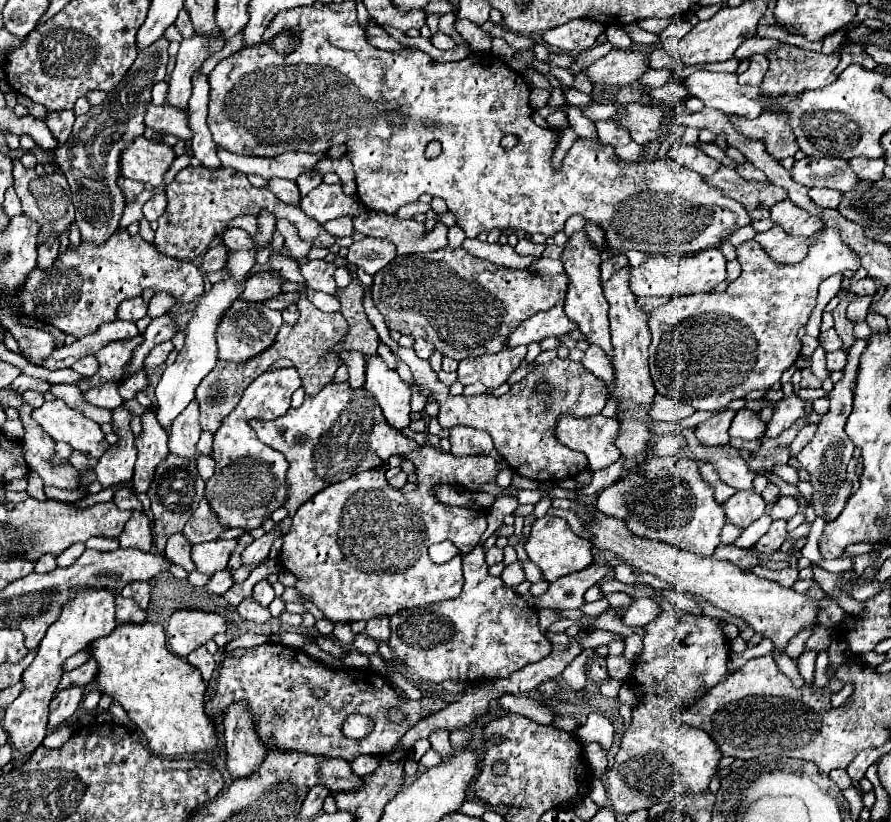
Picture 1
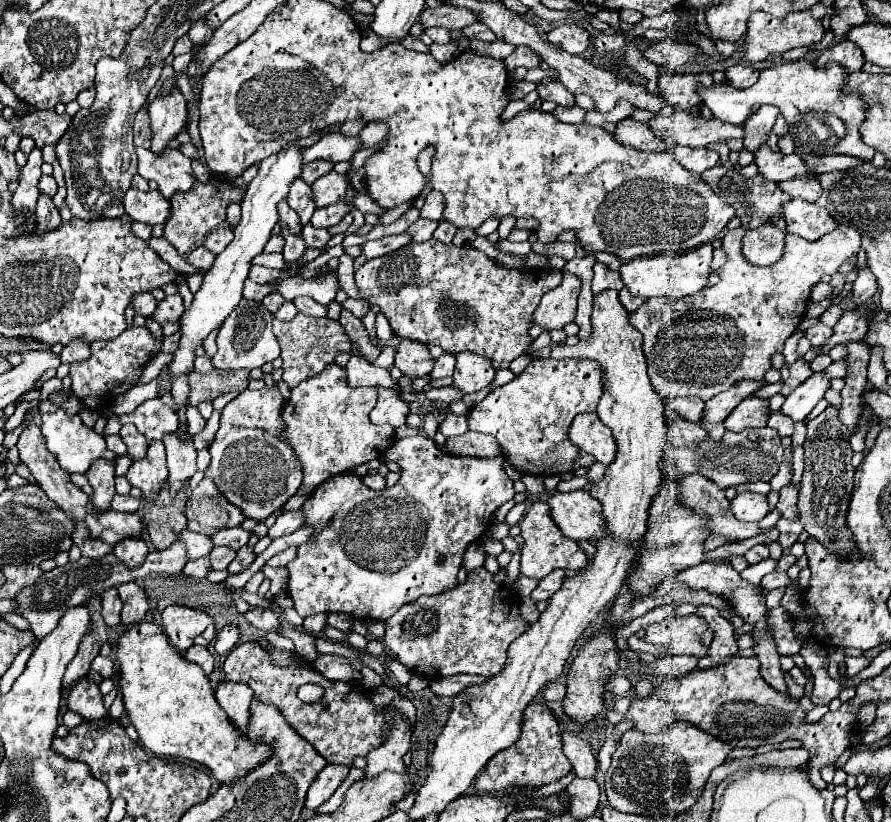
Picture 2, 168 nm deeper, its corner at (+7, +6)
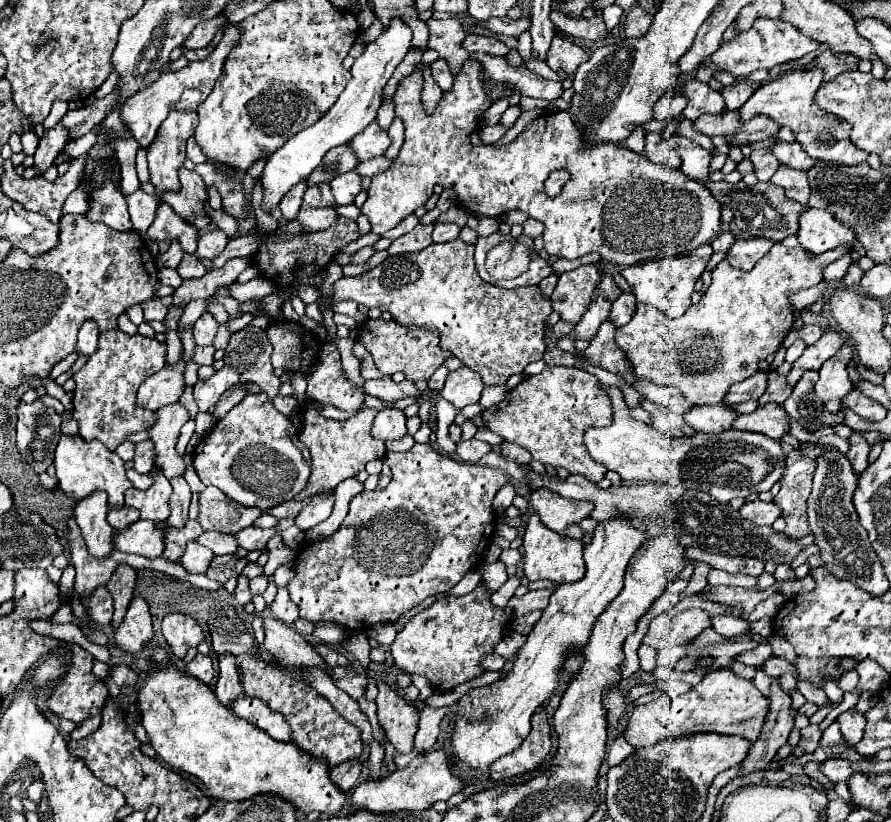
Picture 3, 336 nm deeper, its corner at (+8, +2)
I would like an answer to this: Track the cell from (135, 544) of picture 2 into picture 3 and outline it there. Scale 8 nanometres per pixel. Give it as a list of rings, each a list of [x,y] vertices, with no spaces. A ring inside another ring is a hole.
[[[119,565],[115,569],[115,573],[111,575],[109,583],[105,585],[107,591],[111,593],[113,597],[113,619],[111,619],[111,627],[119,627],[123,623],[123,617],[127,613],[127,607],[133,599],[133,587],[135,587],[135,577],[137,577],[137,571],[131,569],[129,565]]]

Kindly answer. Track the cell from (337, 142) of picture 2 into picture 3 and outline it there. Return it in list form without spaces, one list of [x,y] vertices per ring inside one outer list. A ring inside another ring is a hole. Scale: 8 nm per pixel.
[[[373,121],[365,131],[355,135],[355,139],[351,139],[349,145],[361,161],[367,161],[367,159],[385,155],[385,151],[391,145],[391,137],[387,135],[387,131],[383,131],[377,125],[377,121]]]

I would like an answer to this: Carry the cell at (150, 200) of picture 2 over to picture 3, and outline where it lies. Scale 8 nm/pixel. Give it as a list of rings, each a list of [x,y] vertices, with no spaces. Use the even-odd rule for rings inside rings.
[[[161,203],[157,207],[157,215],[153,225],[149,227],[149,231],[143,235],[145,239],[151,241],[179,241],[181,249],[189,255],[195,253],[197,249],[197,229],[187,225],[179,215],[175,215],[175,211],[171,211],[171,207],[167,207],[167,203]]]

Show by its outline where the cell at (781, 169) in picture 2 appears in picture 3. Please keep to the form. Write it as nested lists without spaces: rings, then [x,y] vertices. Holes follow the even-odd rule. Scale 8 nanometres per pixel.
[[[755,149],[749,155],[753,167],[755,167],[755,175],[759,177],[759,181],[769,181],[771,175],[779,169],[779,161],[775,159],[775,155],[771,155],[769,149]]]

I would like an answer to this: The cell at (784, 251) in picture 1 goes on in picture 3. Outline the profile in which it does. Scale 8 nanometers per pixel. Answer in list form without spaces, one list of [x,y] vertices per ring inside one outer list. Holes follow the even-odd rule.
[[[737,239],[727,251],[727,261],[735,269],[749,271],[771,247],[773,247],[771,239],[745,239],[745,241]]]

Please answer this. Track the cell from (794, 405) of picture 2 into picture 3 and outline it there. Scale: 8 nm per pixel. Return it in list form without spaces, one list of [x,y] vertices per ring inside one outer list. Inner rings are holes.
[[[845,341],[843,347],[821,365],[819,369],[821,377],[815,385],[815,393],[821,401],[827,401],[831,397],[841,399],[853,389],[853,383],[847,377],[847,365],[851,359],[853,359],[853,347],[849,341]]]

